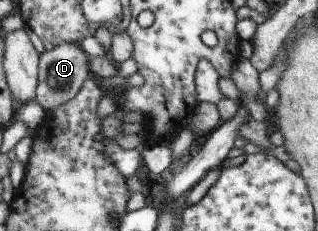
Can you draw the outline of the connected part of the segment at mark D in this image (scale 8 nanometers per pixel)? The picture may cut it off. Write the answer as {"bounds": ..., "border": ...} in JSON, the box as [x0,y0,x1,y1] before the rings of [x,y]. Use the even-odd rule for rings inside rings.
{"bounds":[37,42,93,110],"border":[[[64,42],[41,55],[39,71],[39,84],[37,87],[37,100],[46,110],[53,110],[60,105],[68,103],[80,93],[84,82],[93,73],[90,70],[90,57],[80,43]]]}

